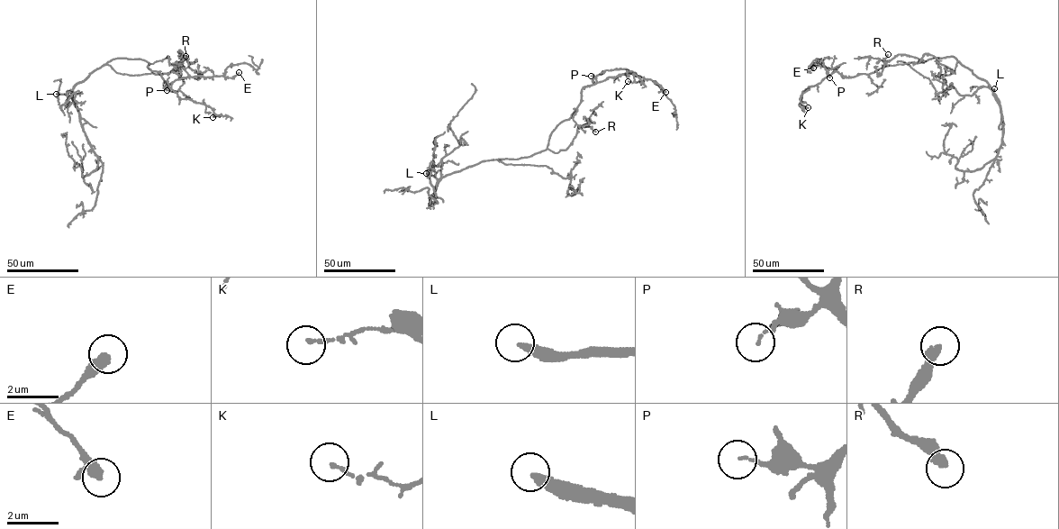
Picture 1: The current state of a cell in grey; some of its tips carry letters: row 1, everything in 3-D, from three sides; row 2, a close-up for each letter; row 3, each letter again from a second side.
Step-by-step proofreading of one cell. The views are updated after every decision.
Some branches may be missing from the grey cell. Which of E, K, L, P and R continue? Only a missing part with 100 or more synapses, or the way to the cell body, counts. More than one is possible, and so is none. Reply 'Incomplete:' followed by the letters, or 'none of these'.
Incomplete: L

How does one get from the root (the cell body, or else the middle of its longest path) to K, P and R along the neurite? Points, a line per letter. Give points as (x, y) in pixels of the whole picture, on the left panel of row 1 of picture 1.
K: (121, 59), (149, 62), (166, 82), (163, 87), (172, 83), (178, 96), (208, 105), (218, 115), (212, 117)
P: (121, 59), (149, 62), (148, 68), (159, 72), (166, 82), (163, 87), (172, 83), (167, 90)
R: (121, 59), (143, 59), (152, 64), (167, 56), (169, 62), (176, 65), (185, 56)

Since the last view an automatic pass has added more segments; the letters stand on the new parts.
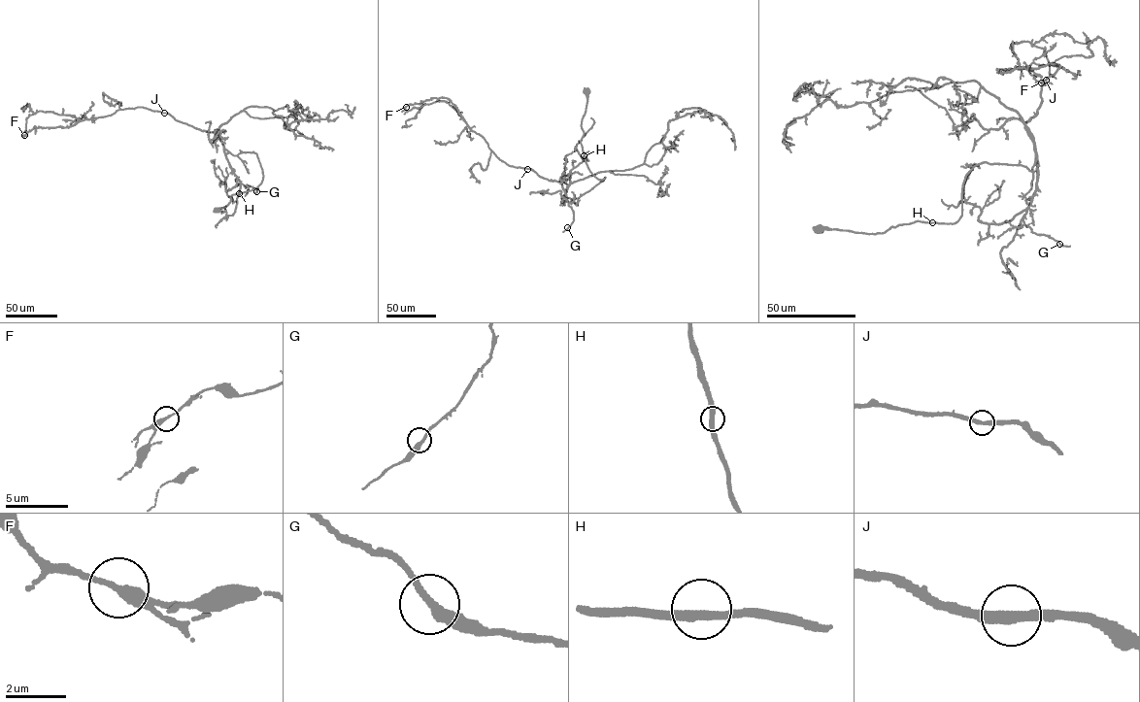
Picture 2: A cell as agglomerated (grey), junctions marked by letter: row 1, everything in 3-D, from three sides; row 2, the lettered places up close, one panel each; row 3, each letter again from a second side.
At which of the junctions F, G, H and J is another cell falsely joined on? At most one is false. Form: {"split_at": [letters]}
{"split_at": []}

